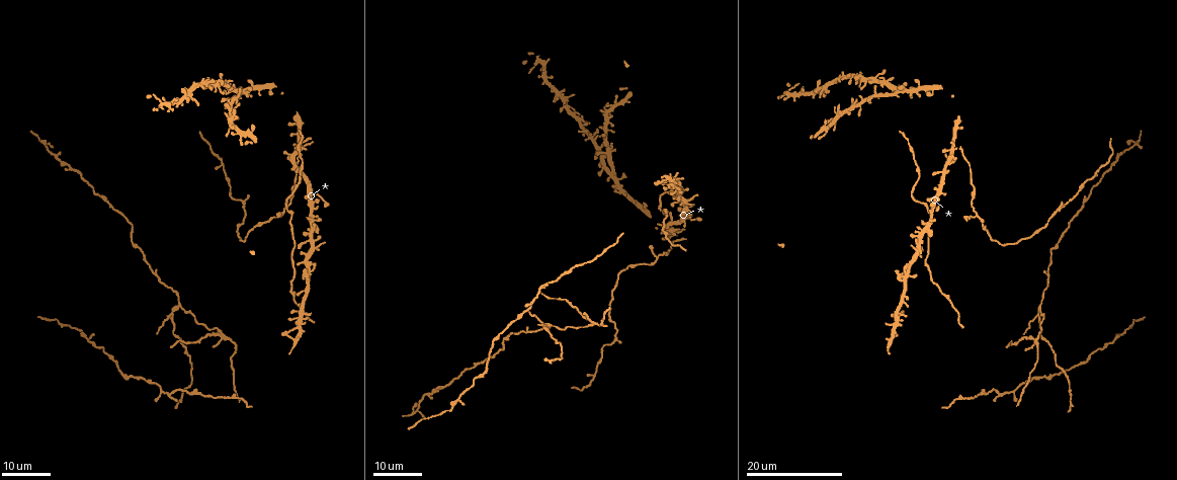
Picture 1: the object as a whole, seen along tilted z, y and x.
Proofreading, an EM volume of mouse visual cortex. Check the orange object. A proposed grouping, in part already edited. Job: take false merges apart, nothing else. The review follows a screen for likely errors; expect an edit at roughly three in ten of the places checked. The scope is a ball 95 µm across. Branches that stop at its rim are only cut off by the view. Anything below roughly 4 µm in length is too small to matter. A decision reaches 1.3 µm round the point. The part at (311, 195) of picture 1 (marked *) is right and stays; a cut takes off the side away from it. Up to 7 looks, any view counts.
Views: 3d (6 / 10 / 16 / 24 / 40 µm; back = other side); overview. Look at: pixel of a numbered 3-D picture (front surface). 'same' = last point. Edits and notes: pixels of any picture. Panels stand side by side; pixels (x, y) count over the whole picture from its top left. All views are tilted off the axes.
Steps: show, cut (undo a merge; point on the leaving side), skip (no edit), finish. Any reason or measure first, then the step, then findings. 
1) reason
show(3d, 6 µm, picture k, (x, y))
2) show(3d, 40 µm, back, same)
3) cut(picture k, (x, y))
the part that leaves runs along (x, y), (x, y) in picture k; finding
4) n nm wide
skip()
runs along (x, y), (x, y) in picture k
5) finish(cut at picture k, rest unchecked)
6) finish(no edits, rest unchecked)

thin arm on a thick one
show(3d, 16 µm, picture 1, (308, 242))

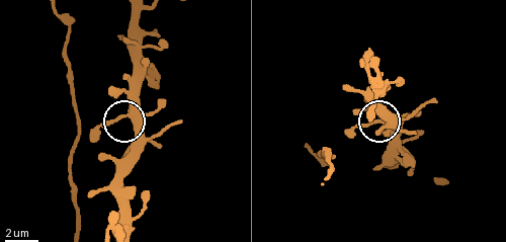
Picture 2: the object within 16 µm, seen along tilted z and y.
show(3d, 10 µm, picture 2, (132, 116))

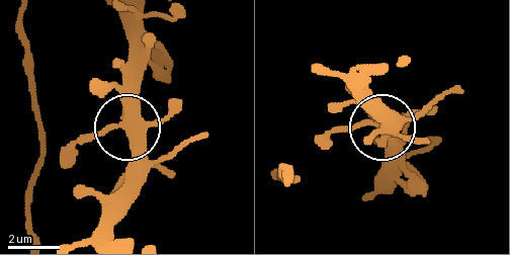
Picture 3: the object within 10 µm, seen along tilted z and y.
side arm 37 µm
skip()
one neuron here

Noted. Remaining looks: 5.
side arm on a straight run
show(3d, 24 µm, picture 1, (295, 250))

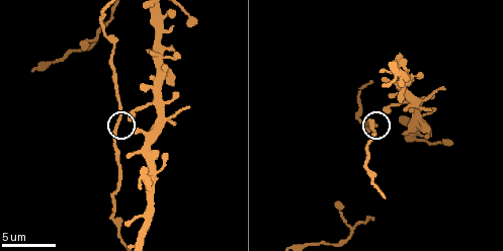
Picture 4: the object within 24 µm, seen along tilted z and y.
show(3d, 6 µm, picture 4, (119, 123))

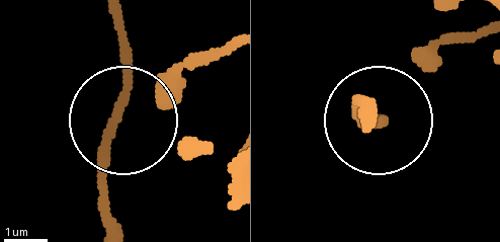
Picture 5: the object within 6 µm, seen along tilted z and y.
170 nm wide
skip()
runs along (226, 42), (171, 98), (117, 117), (106, 227) in picture 5; one neuron here

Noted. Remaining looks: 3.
two arms in line, one across
show(3d, 16 µm, picture 1, (1110, 165))

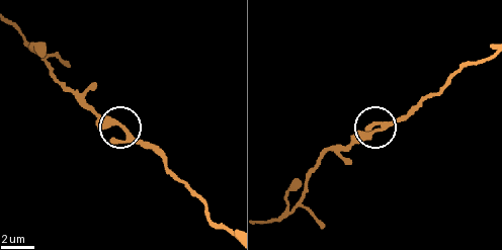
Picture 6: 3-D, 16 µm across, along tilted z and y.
show(3d, 6 µm, picture 6, (378, 130))

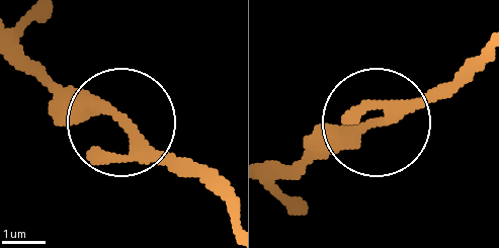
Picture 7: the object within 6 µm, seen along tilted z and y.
210 nm wide
skip()
runs along (487, 50), (447, 84), (339, 132), (300, 167) in picture 7; all the same neuron

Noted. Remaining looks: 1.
finish(no edits, rest unchecked)

